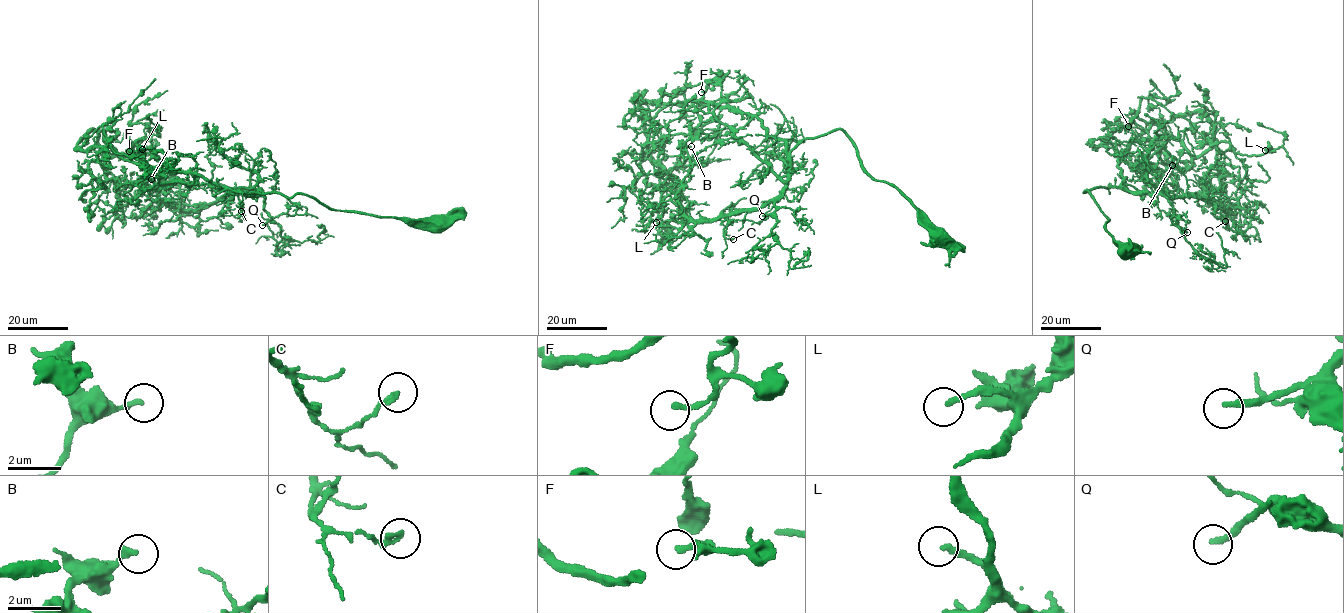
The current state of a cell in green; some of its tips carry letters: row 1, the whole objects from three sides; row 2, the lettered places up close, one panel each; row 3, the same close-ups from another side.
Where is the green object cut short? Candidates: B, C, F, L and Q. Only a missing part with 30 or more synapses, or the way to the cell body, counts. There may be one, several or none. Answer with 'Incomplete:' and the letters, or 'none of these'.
Incomplete: Q

